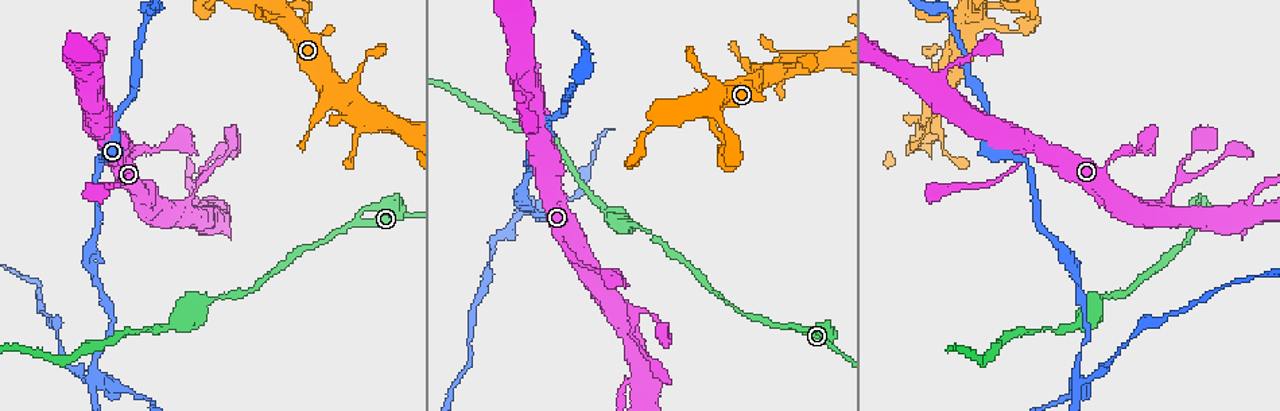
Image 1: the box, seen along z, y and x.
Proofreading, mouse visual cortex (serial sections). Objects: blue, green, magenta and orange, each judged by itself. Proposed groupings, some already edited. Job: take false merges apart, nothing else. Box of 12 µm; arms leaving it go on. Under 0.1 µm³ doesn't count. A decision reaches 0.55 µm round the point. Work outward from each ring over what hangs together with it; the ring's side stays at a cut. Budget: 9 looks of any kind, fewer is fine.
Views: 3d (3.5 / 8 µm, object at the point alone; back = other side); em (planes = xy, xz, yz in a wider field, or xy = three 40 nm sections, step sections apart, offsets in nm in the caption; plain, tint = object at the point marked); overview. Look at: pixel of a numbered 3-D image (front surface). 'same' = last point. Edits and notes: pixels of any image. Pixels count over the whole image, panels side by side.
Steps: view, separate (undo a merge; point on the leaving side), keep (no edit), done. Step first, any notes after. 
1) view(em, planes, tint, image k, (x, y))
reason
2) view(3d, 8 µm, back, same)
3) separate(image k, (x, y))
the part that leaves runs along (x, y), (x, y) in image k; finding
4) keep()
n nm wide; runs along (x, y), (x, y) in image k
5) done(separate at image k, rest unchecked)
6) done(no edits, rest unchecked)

view(3d, 3.5 µm, image 1, (278, 21))
sudden change in width

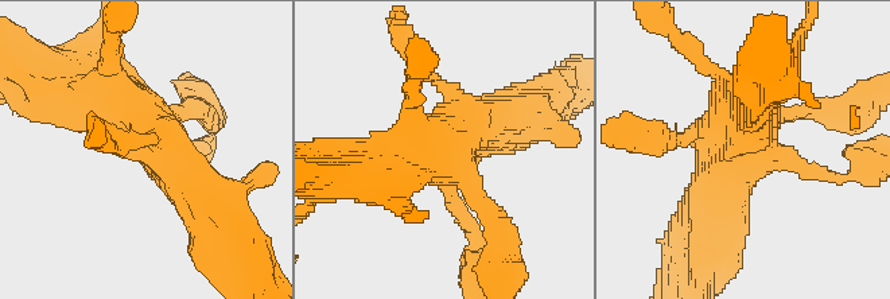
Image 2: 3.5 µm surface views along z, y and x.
view(em, xy, step 3, tint, image 2, (147, 151))
need the tissue

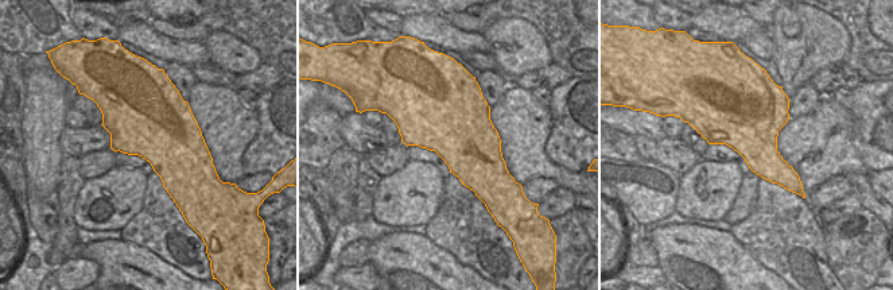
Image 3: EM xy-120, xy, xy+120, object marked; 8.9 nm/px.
keep()
runs along (199, 197), (129, 109), (76, 81) in image 2; one cell here

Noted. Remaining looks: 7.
view(3d, 3.5 µm, image 1, (205, 176))
thin neck

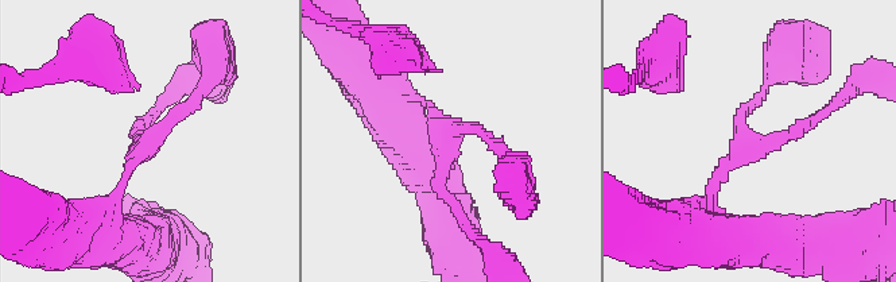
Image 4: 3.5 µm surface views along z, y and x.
keep()
arms of 150, 150, 150 nm; runs along (104, 209), (132, 159), (202, 88) in image 4; all the same cell

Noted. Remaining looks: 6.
view(3d, 3.5 µm, image 1, (91, 379))
looks like a crossing

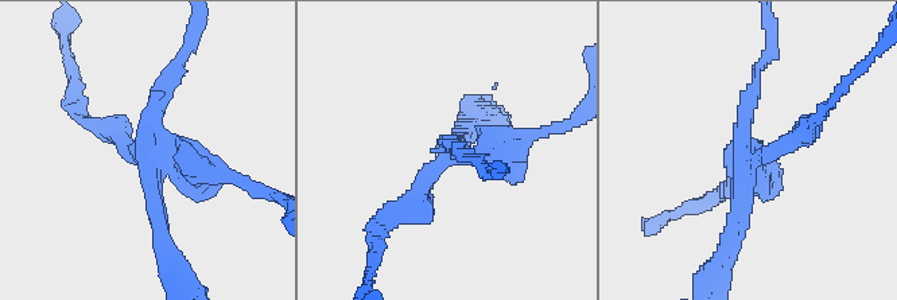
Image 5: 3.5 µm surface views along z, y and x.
view(em, xy, step 3, tint, image 5, (748, 152))
4 arms; arms of 150, 200, 200, 300 nm; shape alone is not enough

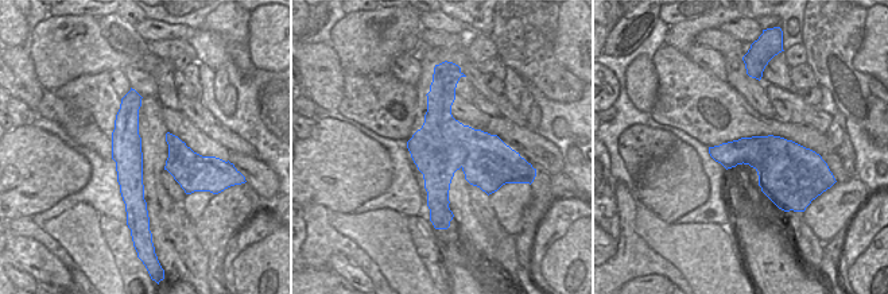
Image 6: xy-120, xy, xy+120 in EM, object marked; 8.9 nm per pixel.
separate(image 5, (212, 168))
the part that leaves runs along (131, 156), (113, 131), (81, 110), (77, 94) in image 5; a second cell is stuck on

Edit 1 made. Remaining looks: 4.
view(3d, 3.5 µm, image 1, (122, 157))
small branch off a trunk

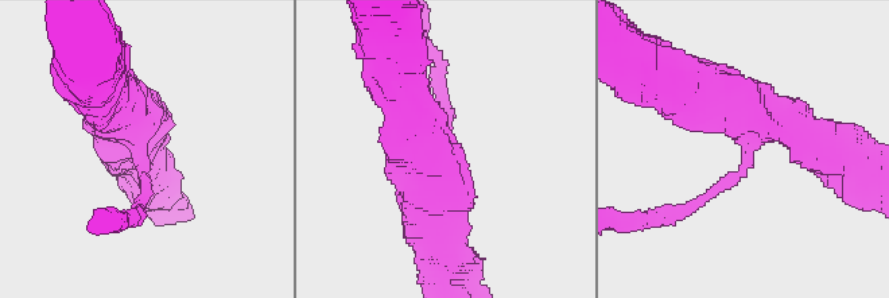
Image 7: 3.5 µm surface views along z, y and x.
view(em, planes, tint, image 7, (745, 142))

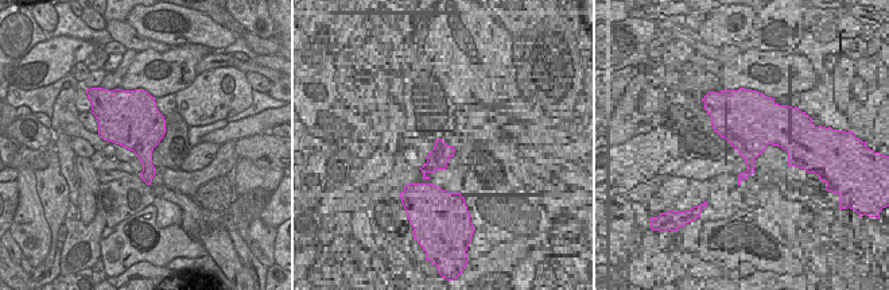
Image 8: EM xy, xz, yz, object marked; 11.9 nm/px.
keep()
3 arms; runs along (833, 146), (707, 88), (680, 88) in image 7; all the same cell

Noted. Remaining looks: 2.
done(separate at image 5, rest unchecked)

